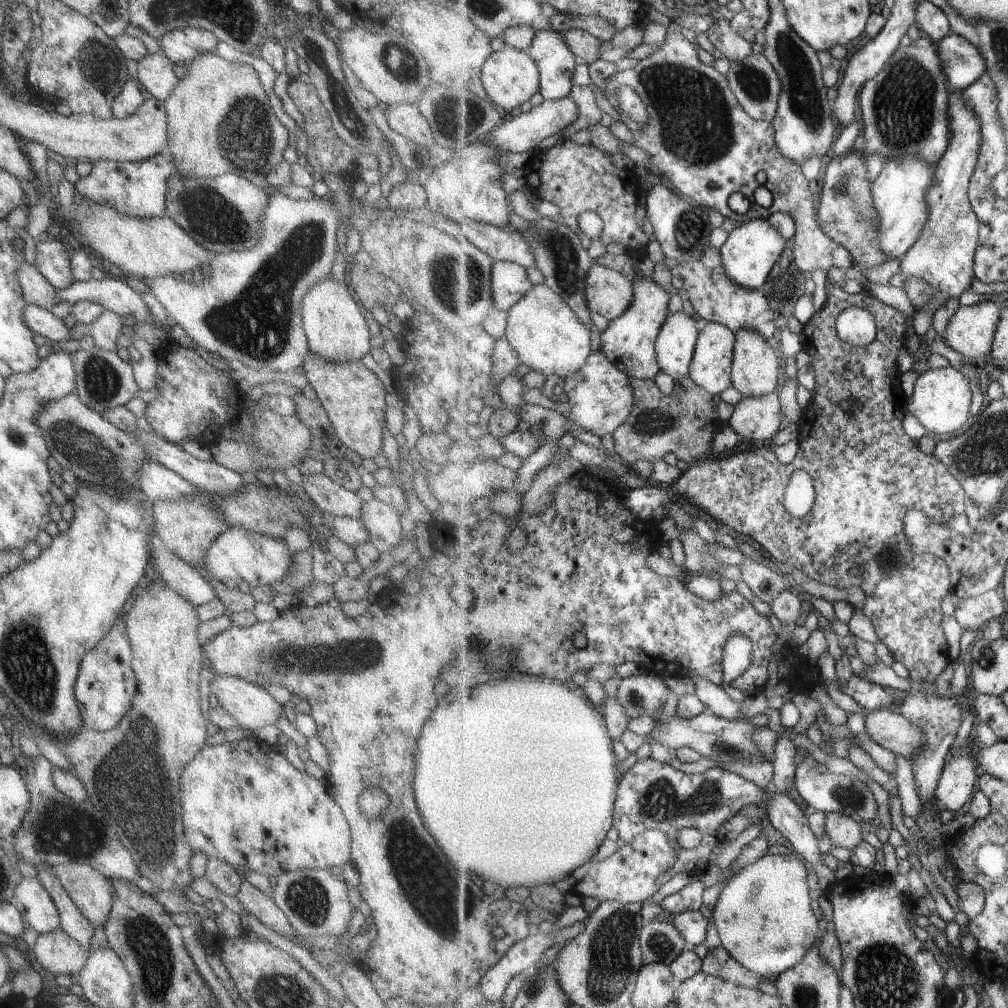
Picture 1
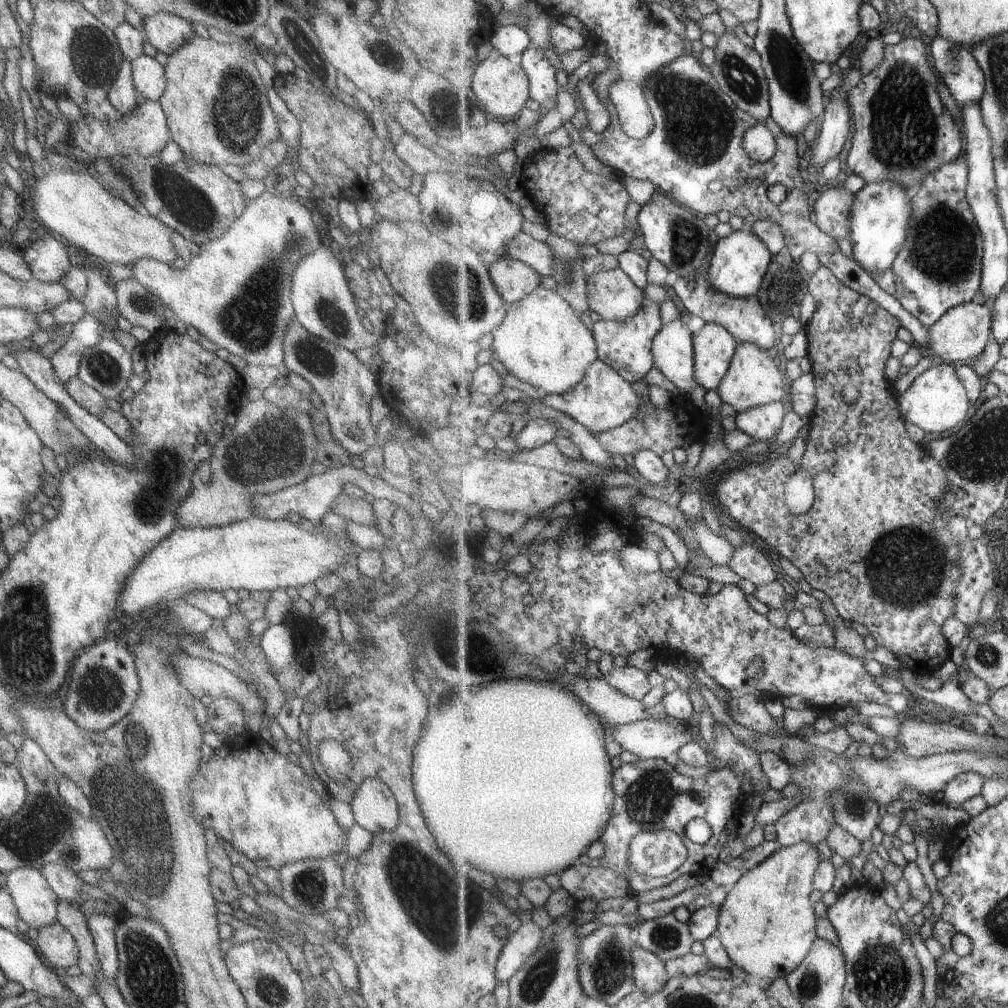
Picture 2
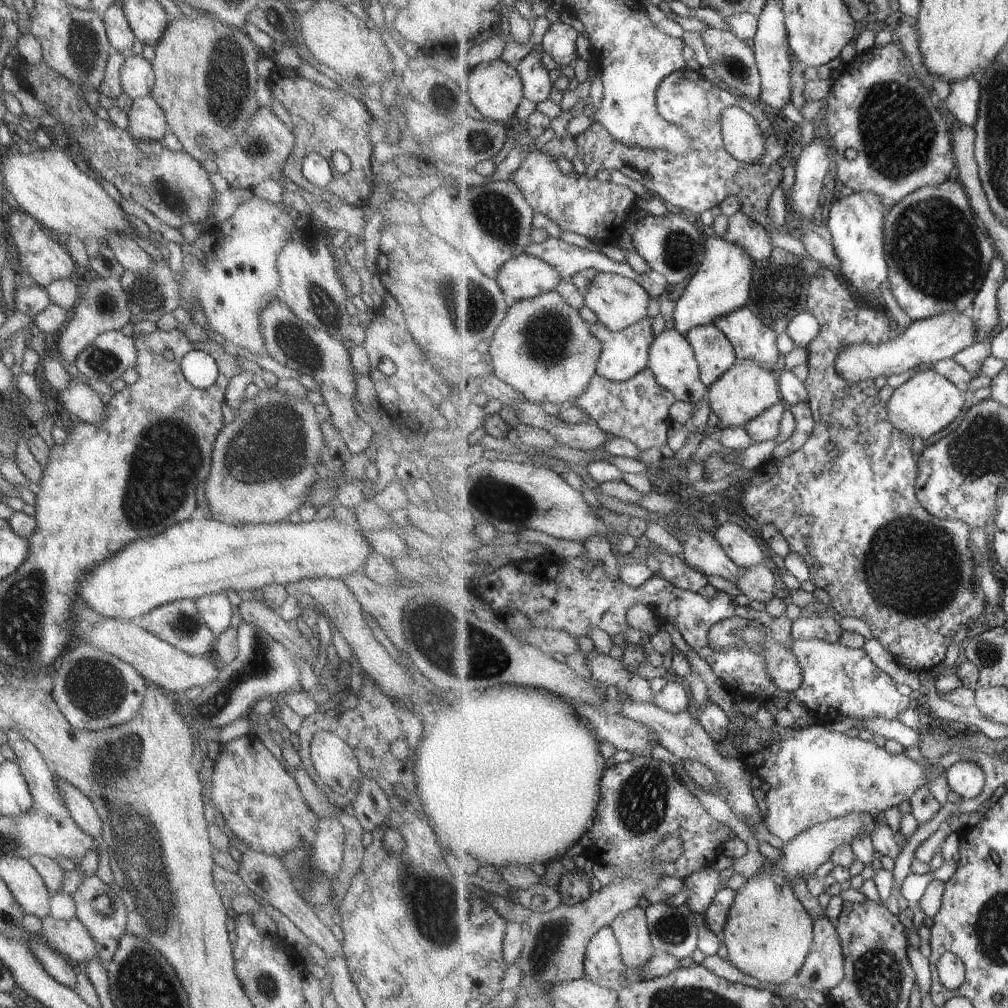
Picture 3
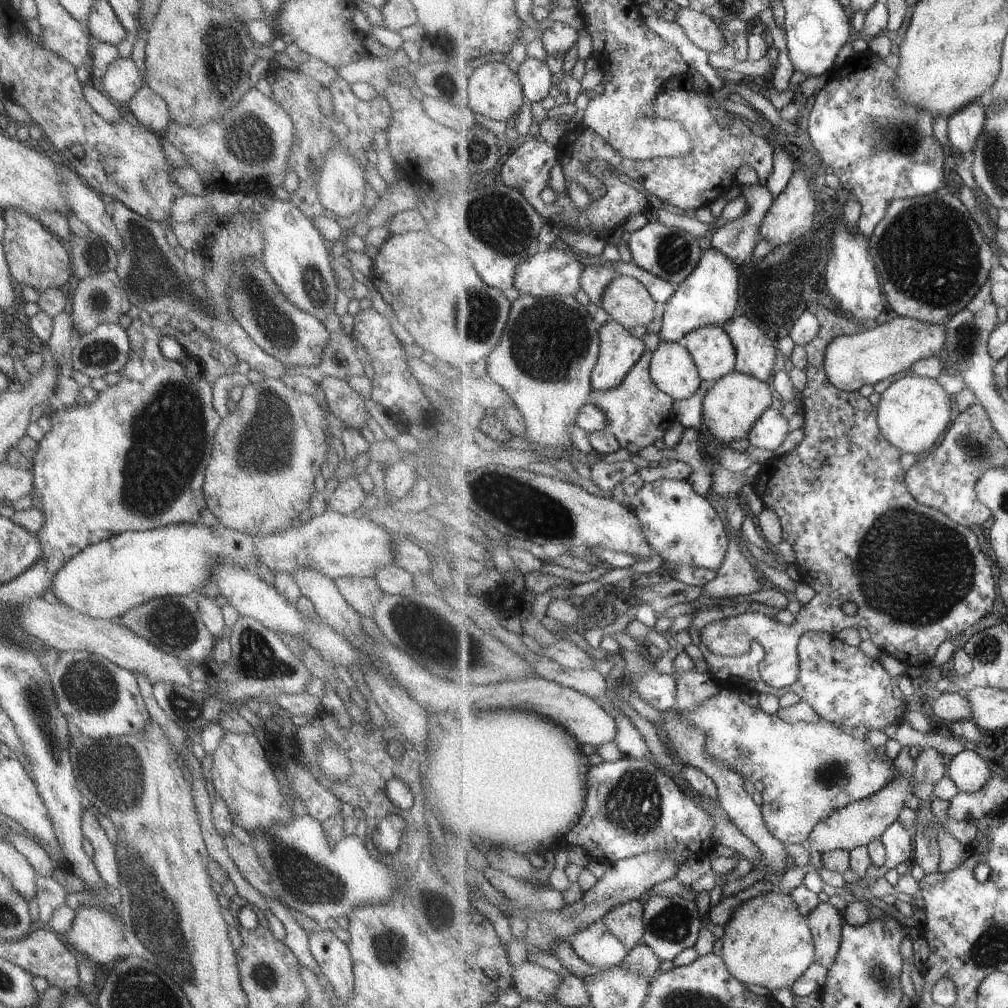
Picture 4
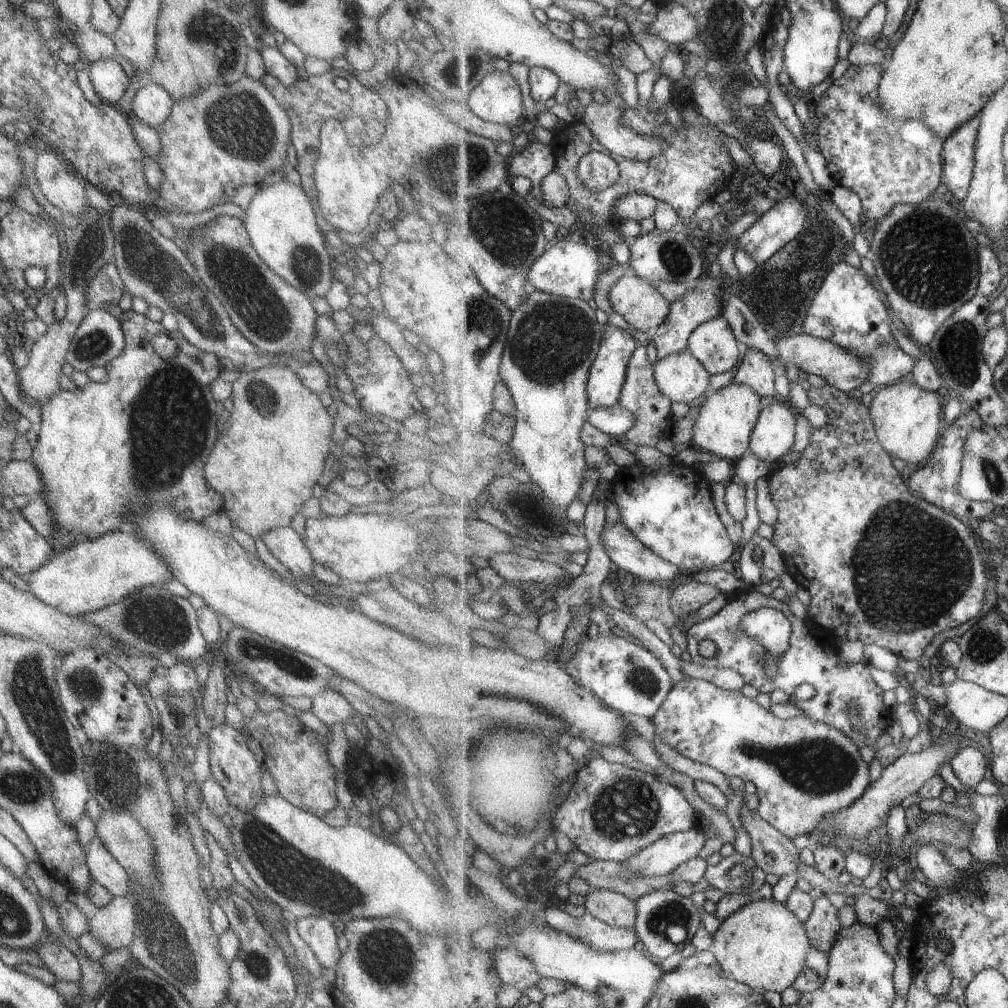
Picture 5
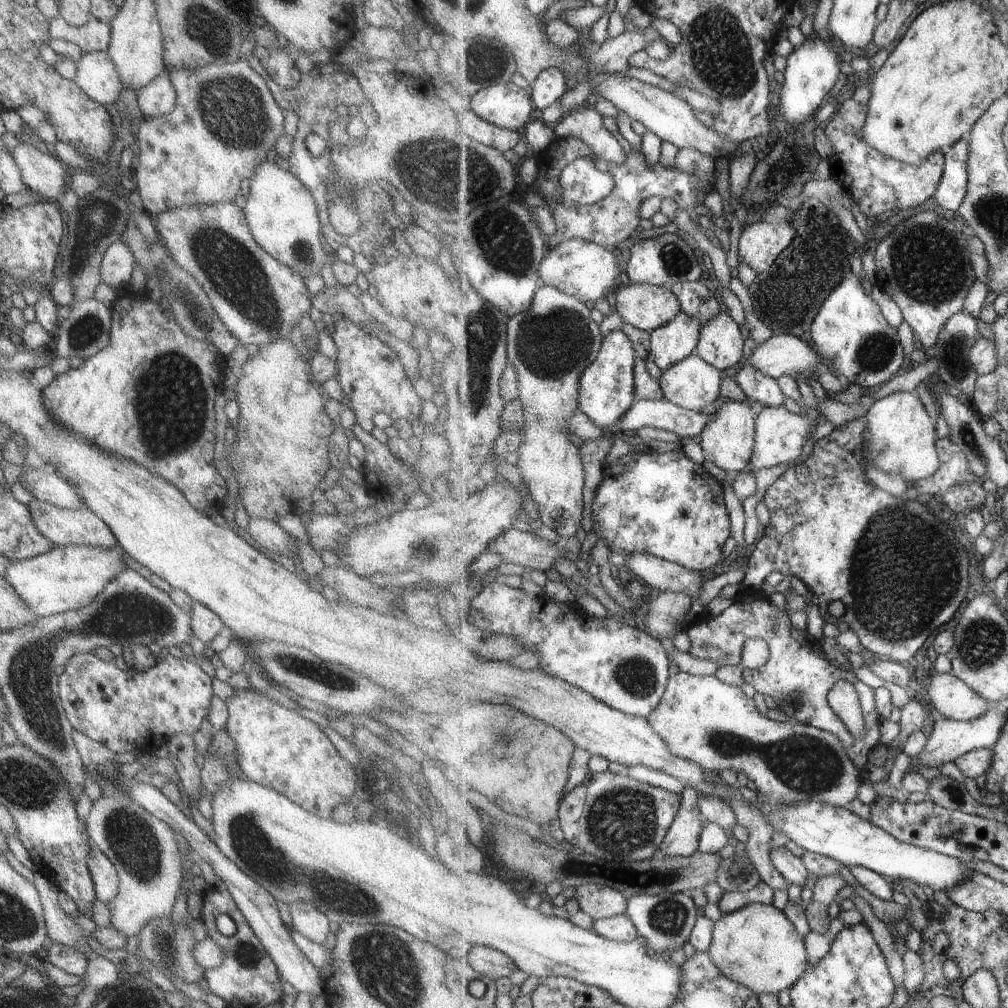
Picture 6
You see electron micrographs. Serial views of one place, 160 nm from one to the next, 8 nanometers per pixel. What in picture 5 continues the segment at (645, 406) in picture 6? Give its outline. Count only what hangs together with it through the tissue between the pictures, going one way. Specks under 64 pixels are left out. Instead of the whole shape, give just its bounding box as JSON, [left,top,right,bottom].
[587,407,636,436]

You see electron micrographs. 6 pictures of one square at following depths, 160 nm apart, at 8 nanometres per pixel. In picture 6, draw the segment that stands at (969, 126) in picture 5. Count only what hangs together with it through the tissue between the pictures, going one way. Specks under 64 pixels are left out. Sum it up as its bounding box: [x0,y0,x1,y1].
[933,136,970,214]

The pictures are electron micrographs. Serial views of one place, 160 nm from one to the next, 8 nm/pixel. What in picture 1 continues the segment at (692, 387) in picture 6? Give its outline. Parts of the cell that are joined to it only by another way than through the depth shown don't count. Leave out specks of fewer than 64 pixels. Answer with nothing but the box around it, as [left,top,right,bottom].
[656,311,701,382]

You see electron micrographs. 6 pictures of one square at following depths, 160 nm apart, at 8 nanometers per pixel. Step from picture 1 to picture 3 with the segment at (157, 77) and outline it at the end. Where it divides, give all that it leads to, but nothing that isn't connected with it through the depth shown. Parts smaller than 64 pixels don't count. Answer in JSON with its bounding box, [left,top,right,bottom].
[118,53,154,100]

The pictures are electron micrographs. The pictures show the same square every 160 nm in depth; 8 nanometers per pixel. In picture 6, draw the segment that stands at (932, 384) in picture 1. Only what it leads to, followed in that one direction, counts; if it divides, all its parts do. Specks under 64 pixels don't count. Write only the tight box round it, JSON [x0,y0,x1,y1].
[866,391,942,485]

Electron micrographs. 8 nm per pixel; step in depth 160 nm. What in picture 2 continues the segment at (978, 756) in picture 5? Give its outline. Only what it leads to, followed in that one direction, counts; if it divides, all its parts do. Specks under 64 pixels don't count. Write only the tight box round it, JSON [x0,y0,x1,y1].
[938,771,987,806]

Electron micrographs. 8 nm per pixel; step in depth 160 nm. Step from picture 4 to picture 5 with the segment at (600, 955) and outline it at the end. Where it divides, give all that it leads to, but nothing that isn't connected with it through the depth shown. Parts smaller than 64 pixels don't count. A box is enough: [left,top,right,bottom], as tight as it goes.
[543,908,639,952]

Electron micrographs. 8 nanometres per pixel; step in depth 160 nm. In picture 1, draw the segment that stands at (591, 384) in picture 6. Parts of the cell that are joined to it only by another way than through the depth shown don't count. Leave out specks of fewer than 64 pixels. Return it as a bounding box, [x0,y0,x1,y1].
[600,277,669,379]

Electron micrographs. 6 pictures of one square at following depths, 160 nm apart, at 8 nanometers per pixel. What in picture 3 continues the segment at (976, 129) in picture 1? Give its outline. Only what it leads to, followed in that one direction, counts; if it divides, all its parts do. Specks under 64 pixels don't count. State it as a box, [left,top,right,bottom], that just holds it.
[884,179,998,320]

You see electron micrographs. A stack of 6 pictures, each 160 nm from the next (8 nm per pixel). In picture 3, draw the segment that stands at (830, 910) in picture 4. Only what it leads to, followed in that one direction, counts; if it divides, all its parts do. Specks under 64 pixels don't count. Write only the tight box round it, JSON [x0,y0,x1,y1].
[798,914,846,996]

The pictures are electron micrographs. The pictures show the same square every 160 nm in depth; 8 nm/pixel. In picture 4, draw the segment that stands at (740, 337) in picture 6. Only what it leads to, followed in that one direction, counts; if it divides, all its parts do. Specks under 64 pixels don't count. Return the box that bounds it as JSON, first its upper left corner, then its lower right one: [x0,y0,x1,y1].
[683,326,736,382]

